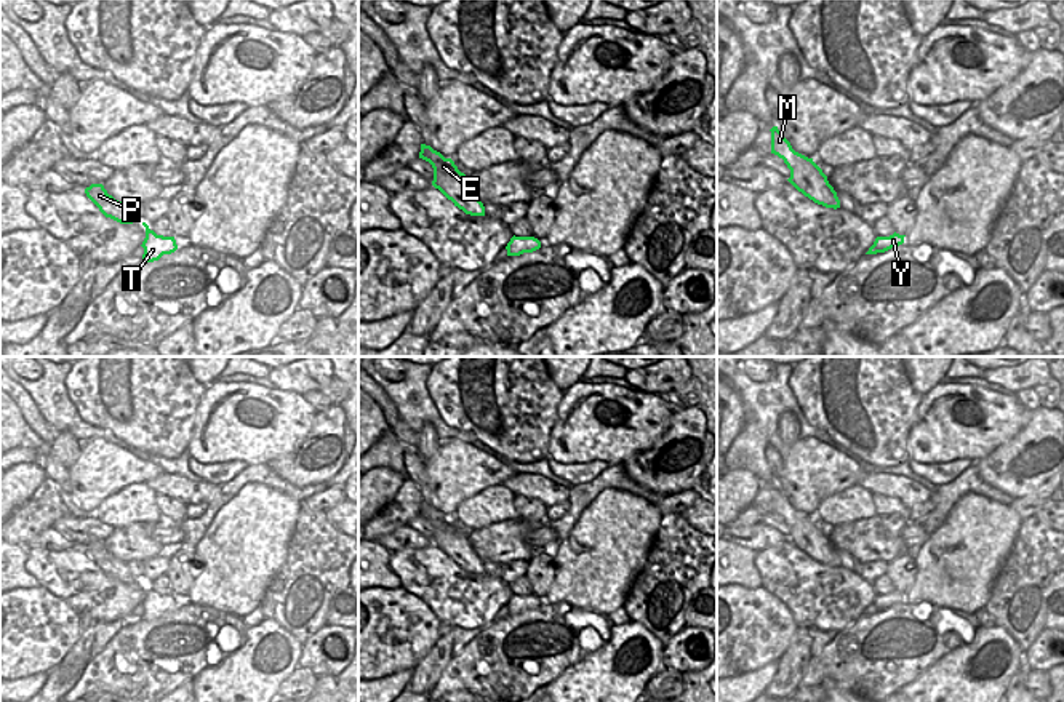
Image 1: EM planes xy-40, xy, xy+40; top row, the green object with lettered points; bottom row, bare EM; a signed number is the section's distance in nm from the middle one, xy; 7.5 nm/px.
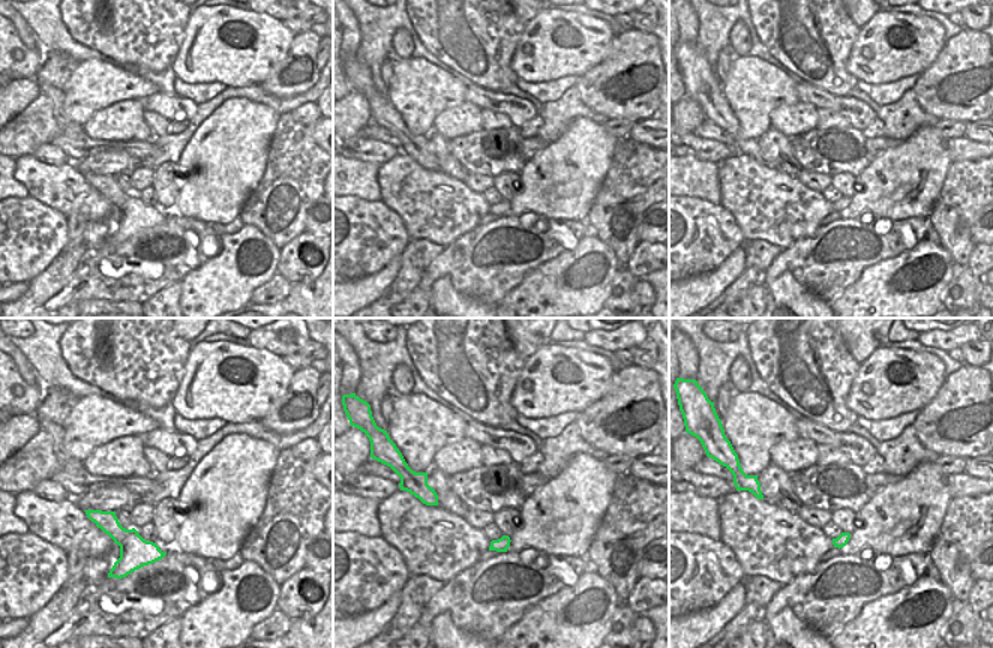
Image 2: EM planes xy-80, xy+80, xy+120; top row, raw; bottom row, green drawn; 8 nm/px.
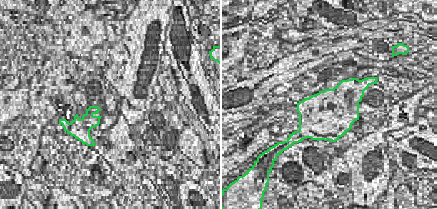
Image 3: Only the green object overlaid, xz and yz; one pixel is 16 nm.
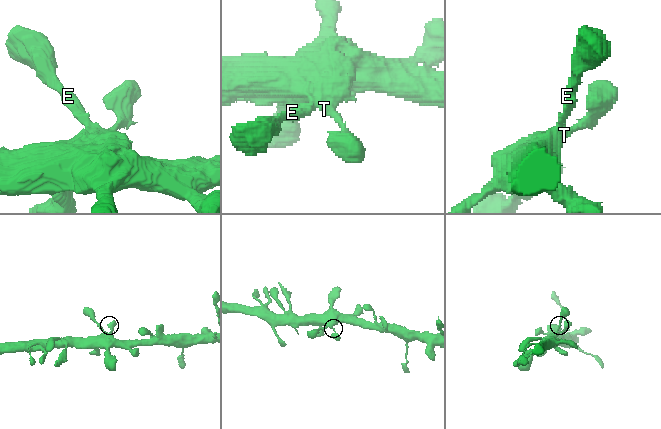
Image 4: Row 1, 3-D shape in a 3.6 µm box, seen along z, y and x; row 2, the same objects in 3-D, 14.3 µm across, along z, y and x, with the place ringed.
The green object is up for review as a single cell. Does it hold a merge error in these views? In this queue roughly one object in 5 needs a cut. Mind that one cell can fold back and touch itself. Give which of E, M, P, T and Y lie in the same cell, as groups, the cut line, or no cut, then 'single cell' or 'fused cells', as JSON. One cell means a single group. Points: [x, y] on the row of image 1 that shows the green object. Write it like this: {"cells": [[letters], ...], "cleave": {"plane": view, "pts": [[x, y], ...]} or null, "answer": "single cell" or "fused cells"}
{"cells": [["E", "M", "P", "T", "Y"]], "cleave": null, "answer": "single cell"}

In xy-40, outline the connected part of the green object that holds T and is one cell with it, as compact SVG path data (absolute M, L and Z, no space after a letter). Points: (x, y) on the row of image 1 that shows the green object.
M146 222L142 225L146 227L146 238L141 245L144 248L144 262L158 261L163 254L171 254L178 249L174 237L157 235Z

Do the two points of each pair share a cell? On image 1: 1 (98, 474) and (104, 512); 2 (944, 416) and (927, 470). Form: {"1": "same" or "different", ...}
{"1": "different", "2": "different"}

